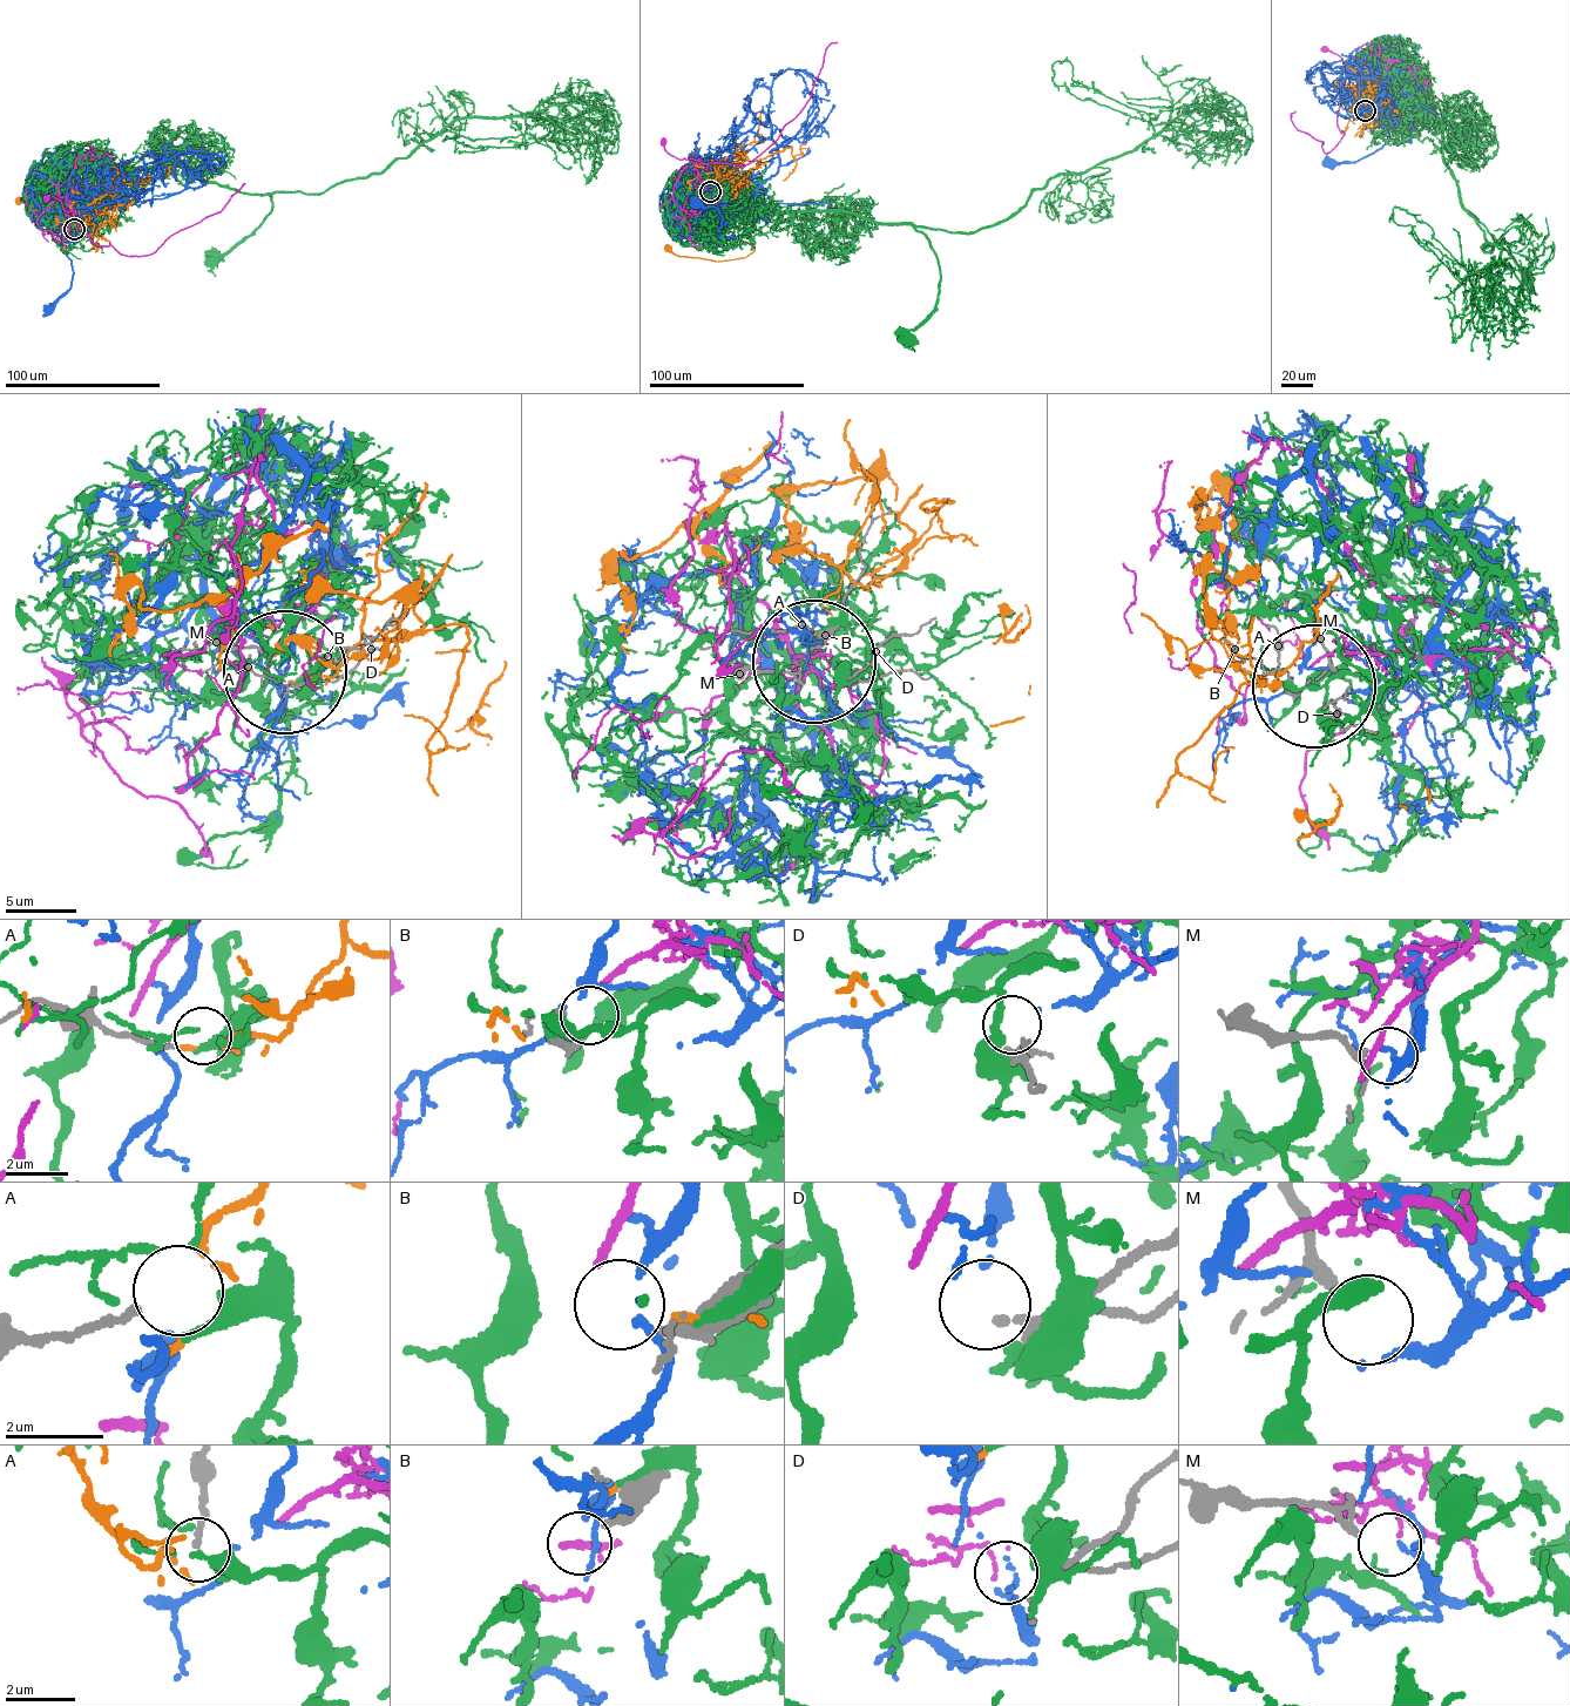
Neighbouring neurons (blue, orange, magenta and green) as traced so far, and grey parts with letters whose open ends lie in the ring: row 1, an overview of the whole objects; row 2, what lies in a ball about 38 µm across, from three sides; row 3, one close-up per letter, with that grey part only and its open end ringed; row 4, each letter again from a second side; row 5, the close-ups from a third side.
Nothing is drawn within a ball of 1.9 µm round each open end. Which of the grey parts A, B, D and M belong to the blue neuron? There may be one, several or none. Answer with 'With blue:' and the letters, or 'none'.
With blue: D

